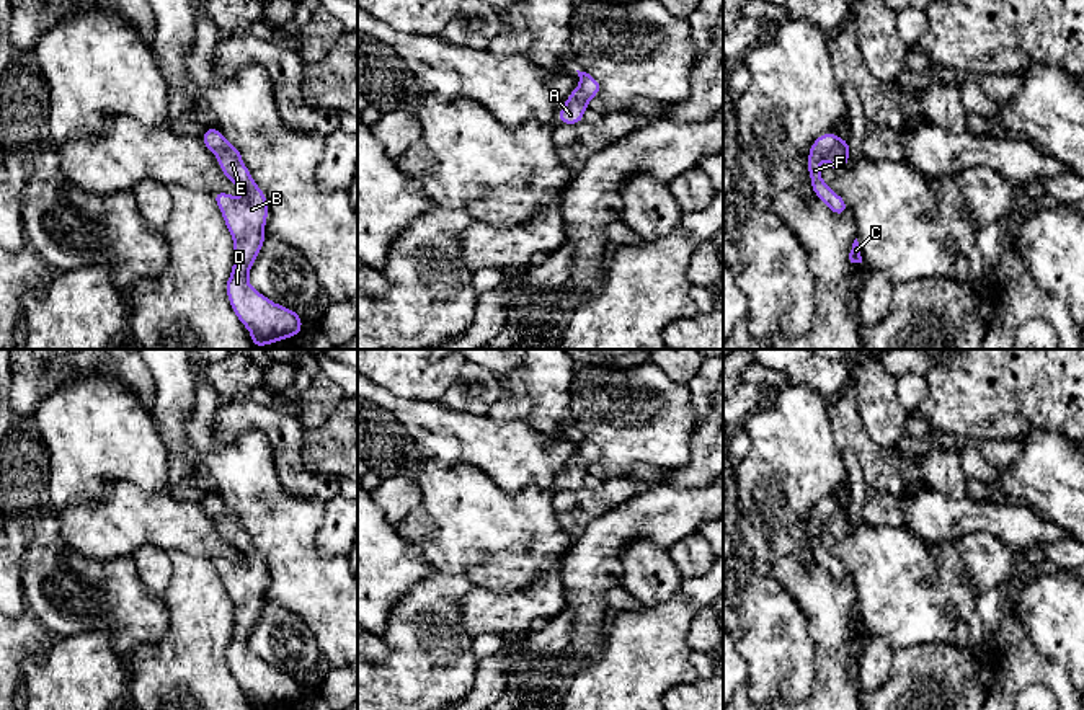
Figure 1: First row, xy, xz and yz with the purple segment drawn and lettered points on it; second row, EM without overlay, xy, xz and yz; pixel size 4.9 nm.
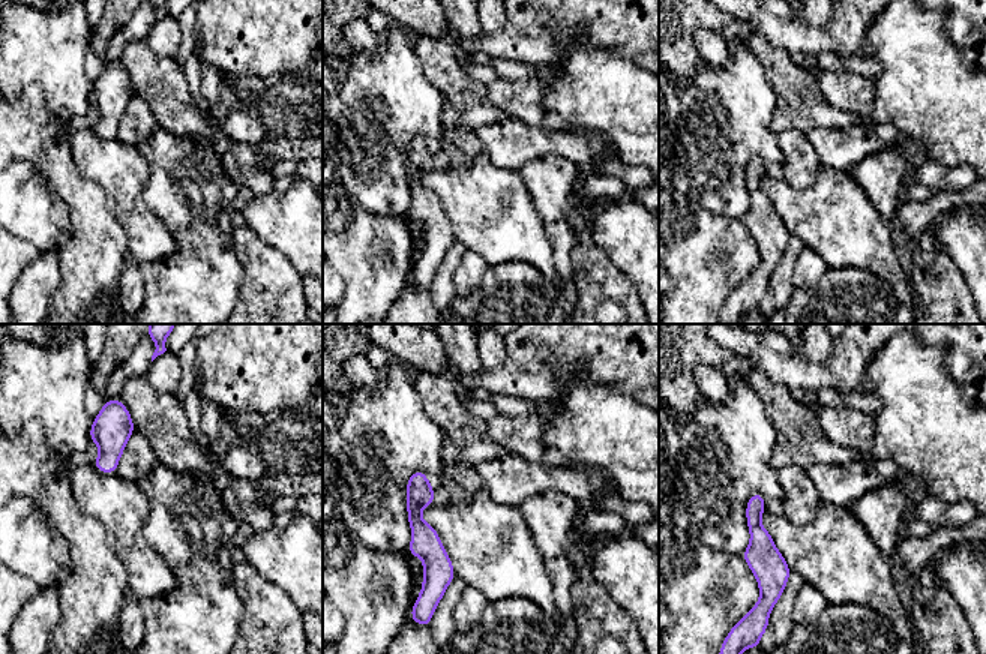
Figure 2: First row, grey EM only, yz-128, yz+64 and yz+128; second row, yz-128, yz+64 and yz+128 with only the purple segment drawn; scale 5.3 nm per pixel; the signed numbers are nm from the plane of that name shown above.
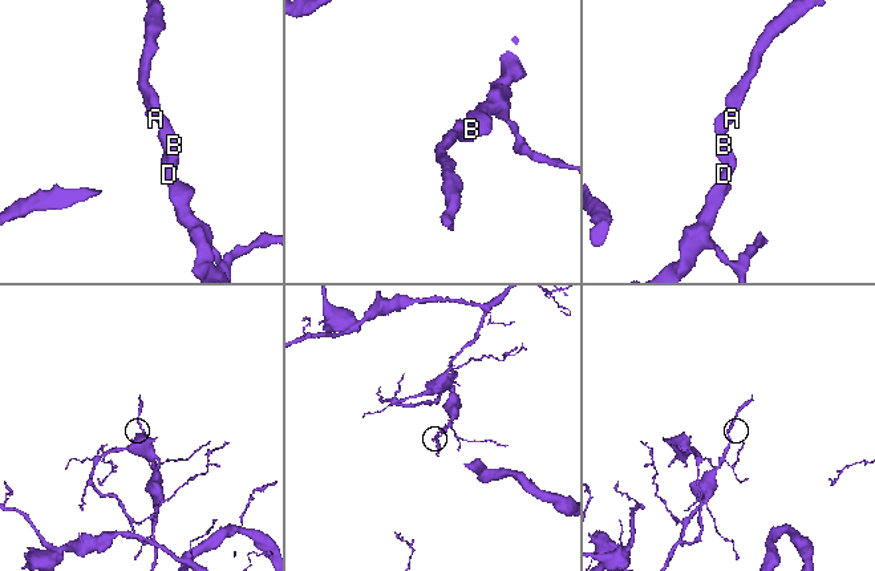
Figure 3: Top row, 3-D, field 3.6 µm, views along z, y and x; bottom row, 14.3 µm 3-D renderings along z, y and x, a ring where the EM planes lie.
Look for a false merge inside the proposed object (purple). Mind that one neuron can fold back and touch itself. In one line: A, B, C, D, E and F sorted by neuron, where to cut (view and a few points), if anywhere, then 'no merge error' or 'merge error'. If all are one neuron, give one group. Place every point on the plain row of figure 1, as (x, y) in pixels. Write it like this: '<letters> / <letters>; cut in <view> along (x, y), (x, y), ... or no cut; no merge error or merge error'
A B C D E F; no cut; no merge error

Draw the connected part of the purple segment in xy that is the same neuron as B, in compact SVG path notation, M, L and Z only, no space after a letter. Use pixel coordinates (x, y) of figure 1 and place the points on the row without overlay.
M207 493L201 506L217 522L222 539L245 558L243 565L212 558L233 604L233 633L225 650L229 668L242 690L251 697L253 710L297 702L302 697L299 679L271 668L248 648L248 638L266 606L266 561L242 527L240 516L219 495Z

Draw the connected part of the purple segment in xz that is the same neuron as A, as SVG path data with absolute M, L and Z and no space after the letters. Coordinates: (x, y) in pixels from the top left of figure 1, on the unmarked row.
M578 437L580 452L575 454L558 480L560 490L580 490L584 477L589 473L588 467L601 457L601 449L586 437Z

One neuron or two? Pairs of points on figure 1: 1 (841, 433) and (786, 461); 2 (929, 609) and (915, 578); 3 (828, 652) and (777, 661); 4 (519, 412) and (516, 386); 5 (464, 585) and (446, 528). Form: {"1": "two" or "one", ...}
{"1": "two", "2": "one", "3": "two", "4": "two", "5": "two"}

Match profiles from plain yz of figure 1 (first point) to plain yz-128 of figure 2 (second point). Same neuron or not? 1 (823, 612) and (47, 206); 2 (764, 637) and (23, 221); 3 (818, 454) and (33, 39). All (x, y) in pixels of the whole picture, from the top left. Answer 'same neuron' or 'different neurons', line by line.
1: different neurons
2: same neuron
3: same neuron

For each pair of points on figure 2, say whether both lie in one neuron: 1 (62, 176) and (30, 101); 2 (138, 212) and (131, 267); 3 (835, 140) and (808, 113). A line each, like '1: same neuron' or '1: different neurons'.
1: same neuron
2: different neurons
3: different neurons

